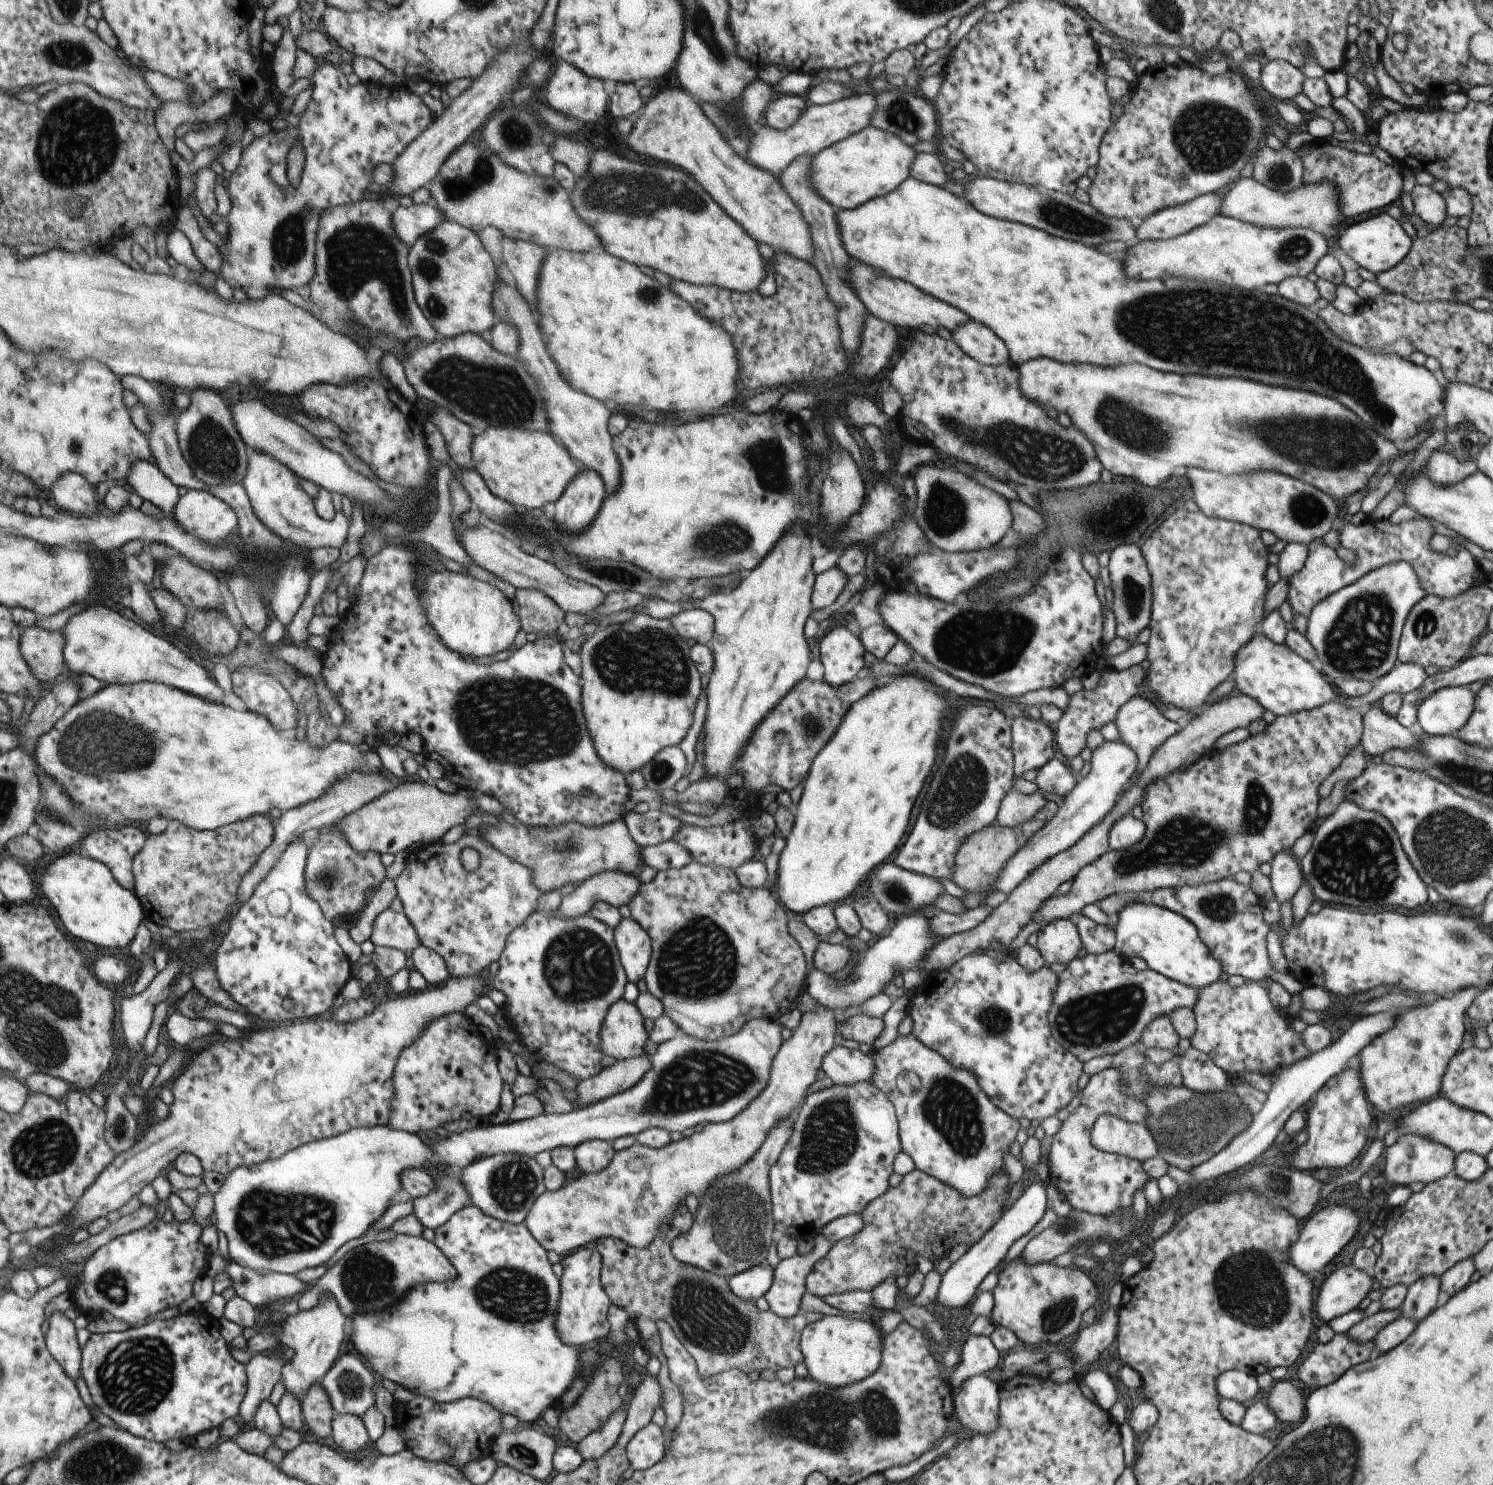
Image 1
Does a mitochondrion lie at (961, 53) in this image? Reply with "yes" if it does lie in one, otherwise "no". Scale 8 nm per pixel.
no

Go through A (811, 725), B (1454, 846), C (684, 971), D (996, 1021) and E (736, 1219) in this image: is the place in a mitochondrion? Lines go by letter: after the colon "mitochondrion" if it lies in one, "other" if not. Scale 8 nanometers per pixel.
A: mitochondrion
B: mitochondrion
C: mitochondrion
D: mitochondrion
E: mitochondrion

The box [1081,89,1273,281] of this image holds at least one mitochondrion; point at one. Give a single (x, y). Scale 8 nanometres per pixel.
(1212, 136)

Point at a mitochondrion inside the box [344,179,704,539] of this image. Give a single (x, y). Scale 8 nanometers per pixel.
(486, 392)

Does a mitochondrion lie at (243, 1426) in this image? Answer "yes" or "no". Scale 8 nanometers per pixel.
no

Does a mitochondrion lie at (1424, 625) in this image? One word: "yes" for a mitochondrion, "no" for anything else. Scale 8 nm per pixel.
yes

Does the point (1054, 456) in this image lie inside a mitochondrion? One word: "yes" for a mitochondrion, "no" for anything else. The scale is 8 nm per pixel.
yes

